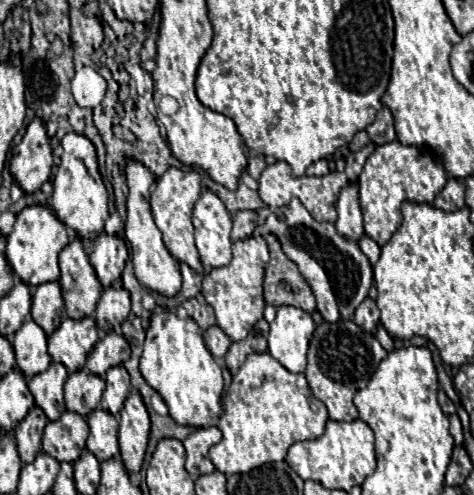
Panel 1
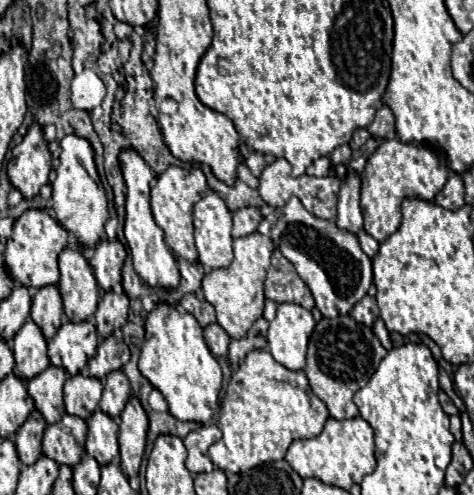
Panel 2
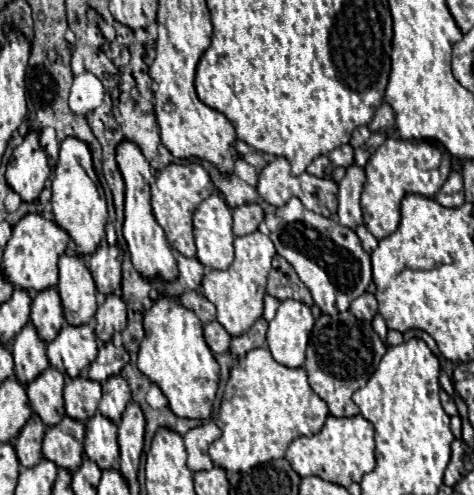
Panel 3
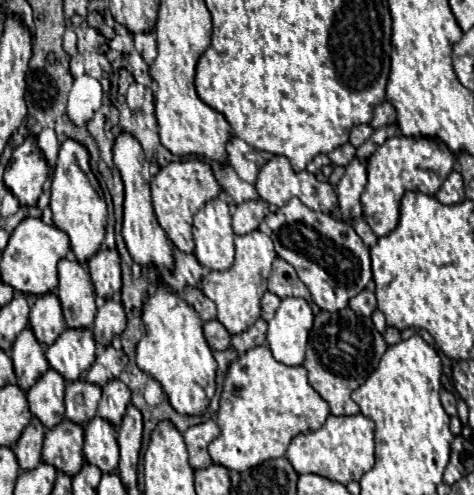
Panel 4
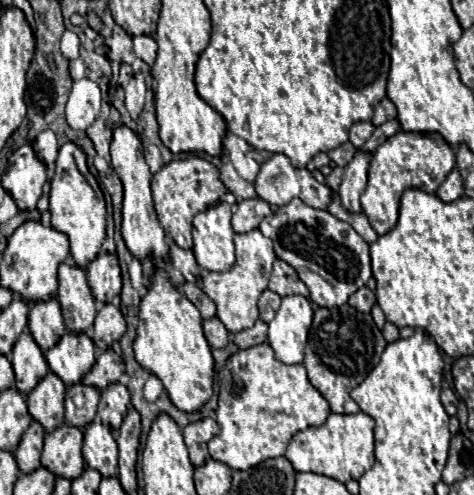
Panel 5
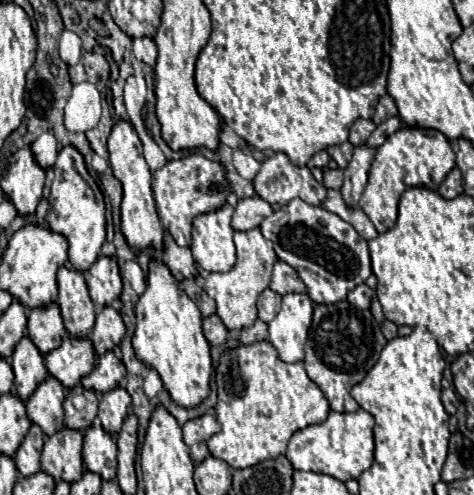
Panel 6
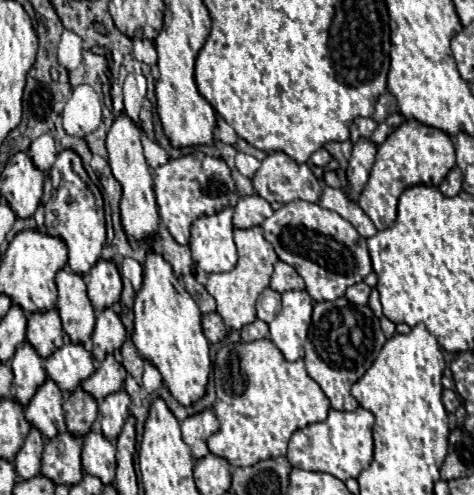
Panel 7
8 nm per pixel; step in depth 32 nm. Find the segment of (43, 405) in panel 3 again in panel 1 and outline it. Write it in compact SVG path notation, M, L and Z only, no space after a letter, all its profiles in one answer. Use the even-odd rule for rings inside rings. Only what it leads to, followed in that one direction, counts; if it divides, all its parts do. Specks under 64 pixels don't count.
M50 364L48 370L32 376L28 380L28 388L36 400L36 406L42 408L48 420L58 420L64 408L62 386L68 378L68 372L62 364Z

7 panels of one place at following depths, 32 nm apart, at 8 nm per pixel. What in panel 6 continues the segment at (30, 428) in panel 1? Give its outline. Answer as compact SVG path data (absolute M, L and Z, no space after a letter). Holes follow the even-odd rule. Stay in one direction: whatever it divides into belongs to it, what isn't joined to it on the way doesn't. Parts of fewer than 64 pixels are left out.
M32 424L24 442L22 442L22 446L18 448L18 452L14 456L14 464L16 464L16 468L22 476L28 478L28 476L40 472L42 444L44 444L44 434L36 424Z

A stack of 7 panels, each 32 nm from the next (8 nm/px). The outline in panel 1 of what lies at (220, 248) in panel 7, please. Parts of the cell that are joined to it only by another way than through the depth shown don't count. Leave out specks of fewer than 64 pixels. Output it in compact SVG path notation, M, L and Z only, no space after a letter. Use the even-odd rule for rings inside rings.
M210 190L202 192L200 200L194 204L194 236L200 260L206 270L228 266L232 260L232 216L224 202Z

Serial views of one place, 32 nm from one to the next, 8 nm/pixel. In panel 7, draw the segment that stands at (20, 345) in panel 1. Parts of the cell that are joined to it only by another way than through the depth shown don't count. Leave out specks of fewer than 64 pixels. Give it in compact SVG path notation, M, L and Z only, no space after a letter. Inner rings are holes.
M24 342L16 350L10 364L12 364L12 374L14 374L14 378L12 378L14 398L26 406L28 400L32 400L32 396L36 394L36 388L40 388L40 384L44 384L44 380L46 380L42 360L34 352L34 348L28 342Z

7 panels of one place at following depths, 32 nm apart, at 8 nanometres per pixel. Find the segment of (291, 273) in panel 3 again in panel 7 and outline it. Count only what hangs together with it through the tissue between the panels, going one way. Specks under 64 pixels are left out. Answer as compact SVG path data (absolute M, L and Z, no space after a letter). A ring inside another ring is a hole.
M276 262L274 274L270 280L270 288L280 294L288 292L288 290L300 290L300 288L304 288L304 280L300 278L300 274L292 266L288 266L284 262Z

